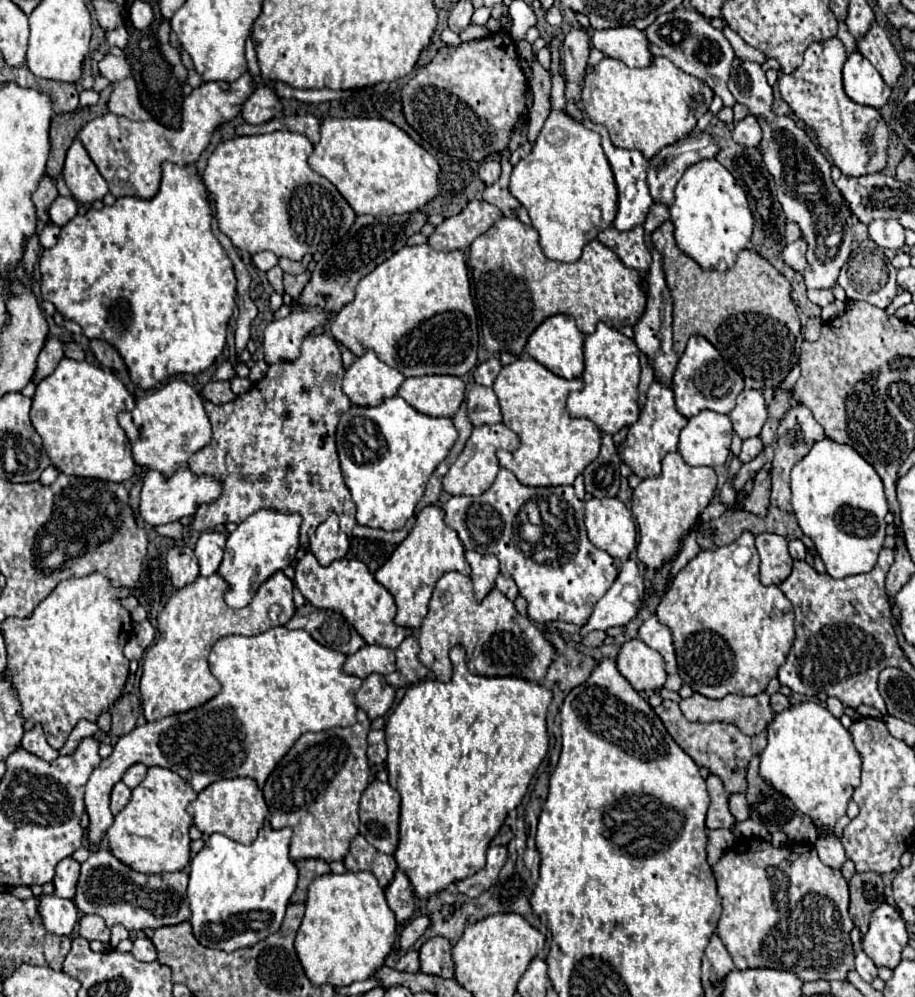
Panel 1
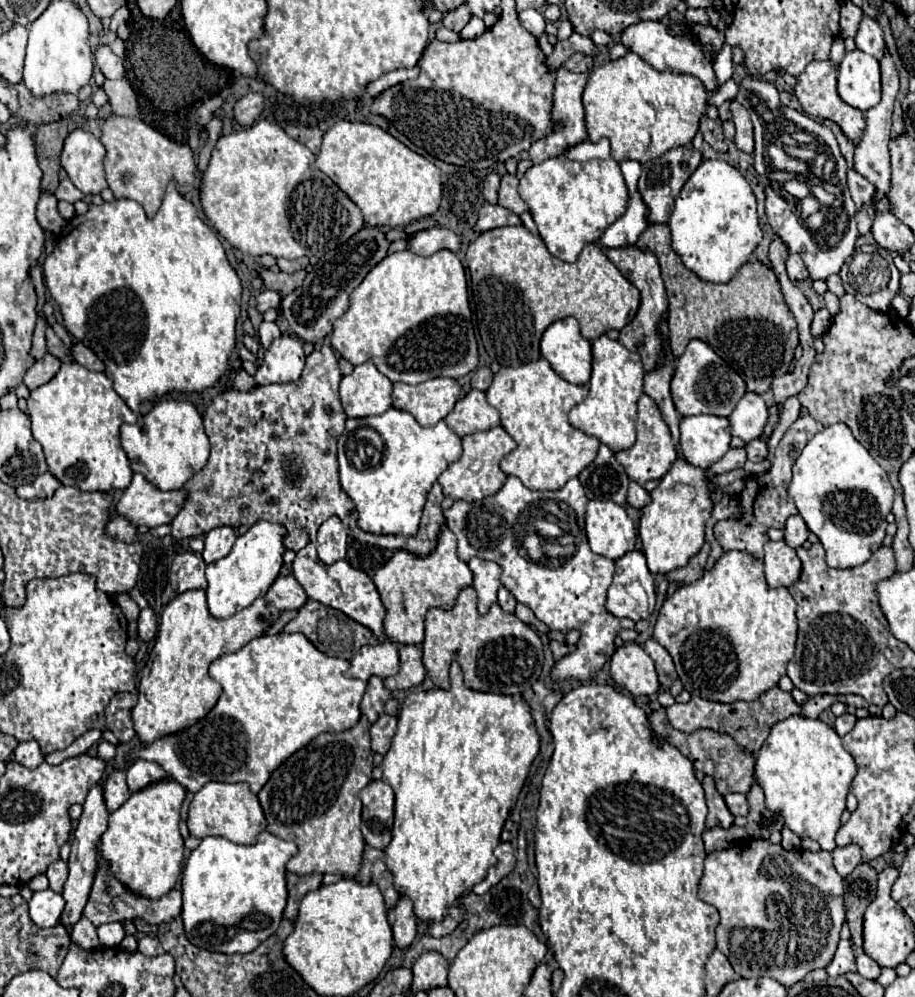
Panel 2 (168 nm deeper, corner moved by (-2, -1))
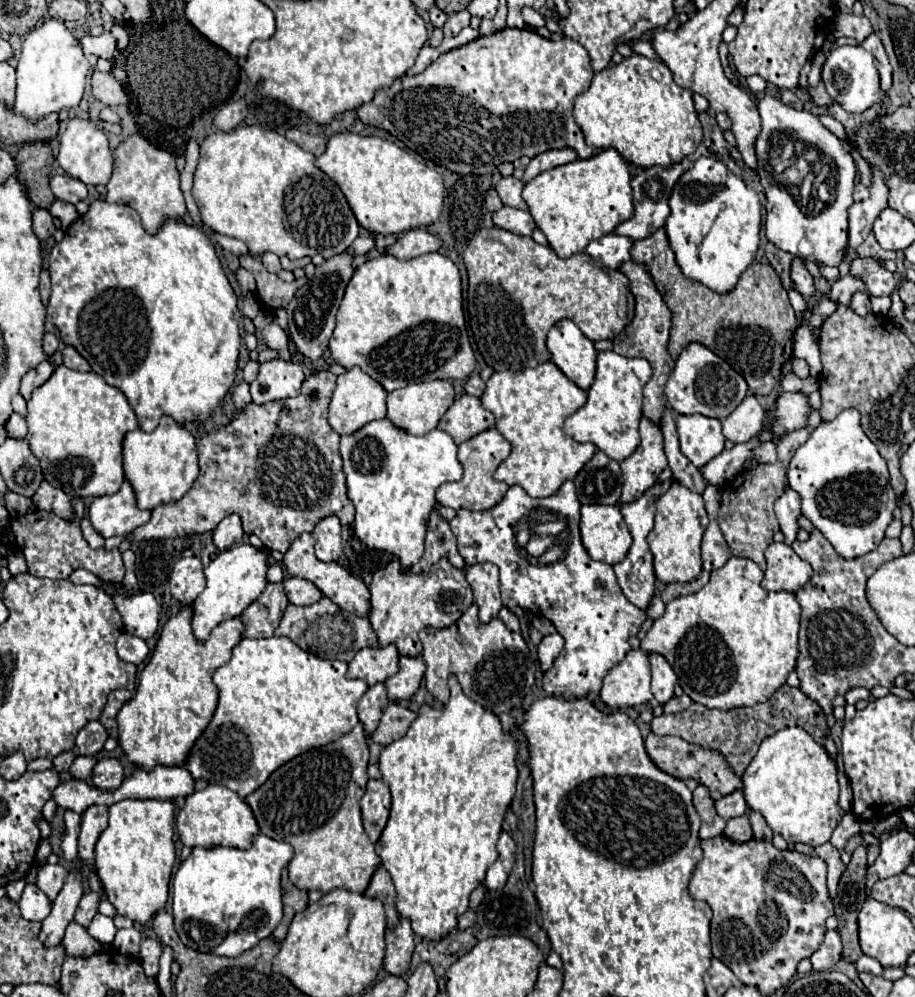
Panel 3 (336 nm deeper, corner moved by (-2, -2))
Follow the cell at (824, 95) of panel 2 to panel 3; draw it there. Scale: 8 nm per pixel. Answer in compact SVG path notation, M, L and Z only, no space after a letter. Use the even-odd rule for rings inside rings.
M821 82L817 88L811 88L809 94L811 94L811 100L813 100L817 106L829 106L829 104L833 104L833 100L831 100L831 96L827 94L823 82Z

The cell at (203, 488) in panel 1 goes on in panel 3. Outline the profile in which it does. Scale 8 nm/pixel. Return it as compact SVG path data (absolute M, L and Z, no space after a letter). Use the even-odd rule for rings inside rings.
M123 482L117 494L95 498L89 504L87 514L89 514L93 528L103 538L109 538L109 536L129 534L133 528L145 524L151 512L137 508L131 484Z

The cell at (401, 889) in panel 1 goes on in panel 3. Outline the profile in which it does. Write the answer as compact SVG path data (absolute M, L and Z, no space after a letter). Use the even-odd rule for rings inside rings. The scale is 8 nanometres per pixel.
M401 920L401 924L395 930L385 932L385 942L387 942L387 952L383 960L385 972L393 976L403 976L409 970L411 954L413 954L413 930L409 920Z

